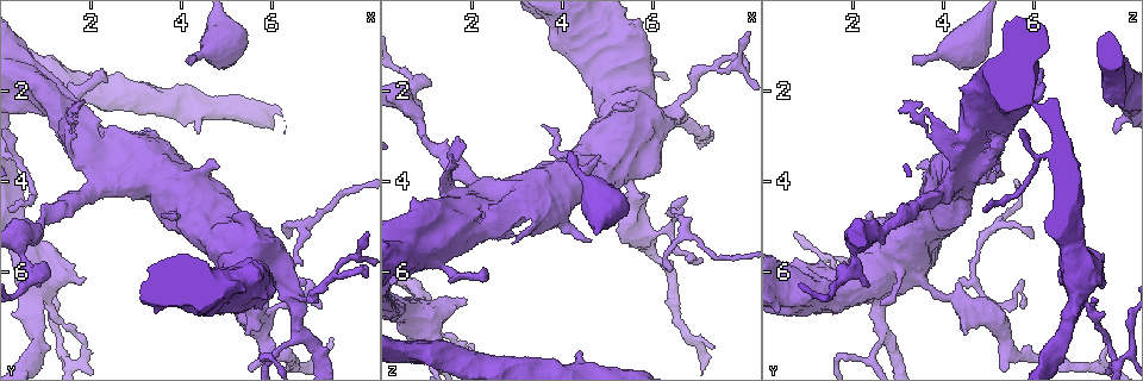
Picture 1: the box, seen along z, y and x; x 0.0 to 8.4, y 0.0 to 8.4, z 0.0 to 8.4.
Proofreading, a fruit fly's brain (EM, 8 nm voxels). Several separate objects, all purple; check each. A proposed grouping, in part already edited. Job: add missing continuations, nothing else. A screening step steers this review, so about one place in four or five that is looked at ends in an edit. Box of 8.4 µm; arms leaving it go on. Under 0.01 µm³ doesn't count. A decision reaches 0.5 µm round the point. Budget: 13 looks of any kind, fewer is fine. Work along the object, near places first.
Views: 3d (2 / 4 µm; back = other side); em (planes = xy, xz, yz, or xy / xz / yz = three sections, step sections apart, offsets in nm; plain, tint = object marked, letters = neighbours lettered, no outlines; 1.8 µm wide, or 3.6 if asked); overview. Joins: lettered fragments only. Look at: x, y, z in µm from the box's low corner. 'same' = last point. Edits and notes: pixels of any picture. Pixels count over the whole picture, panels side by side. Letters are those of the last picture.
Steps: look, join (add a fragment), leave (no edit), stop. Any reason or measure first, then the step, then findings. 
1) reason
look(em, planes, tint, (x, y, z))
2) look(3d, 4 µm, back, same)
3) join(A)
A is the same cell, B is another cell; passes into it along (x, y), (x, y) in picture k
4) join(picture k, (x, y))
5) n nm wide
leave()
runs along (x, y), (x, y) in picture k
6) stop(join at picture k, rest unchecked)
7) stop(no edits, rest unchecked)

an open end
look(3d, 2 µm, (2.30, 1.60, 5.90))

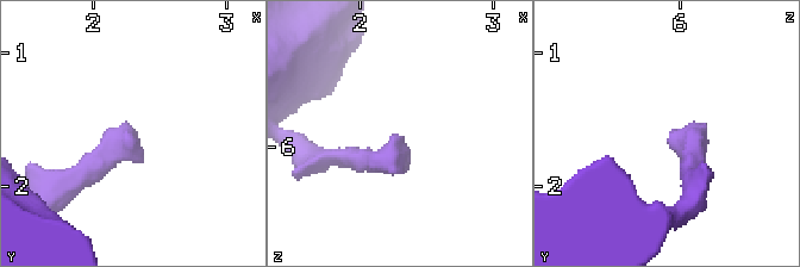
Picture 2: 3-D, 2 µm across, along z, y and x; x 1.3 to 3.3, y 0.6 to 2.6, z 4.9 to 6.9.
look(em, planes, letters, (2.34, 1.64, 5.92))

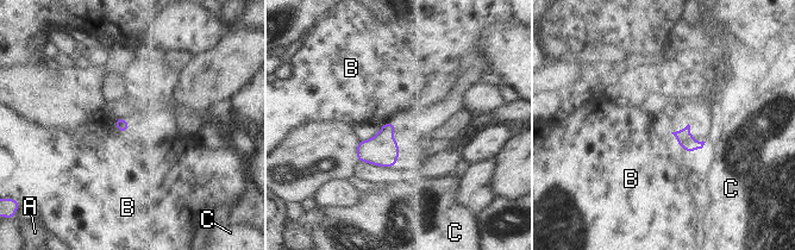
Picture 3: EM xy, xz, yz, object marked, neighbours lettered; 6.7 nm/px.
B touches over 180 nm
leave()
A, B and C are other cells; none of them fits

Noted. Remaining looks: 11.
free end
look(em, xy, step 16, tint, (4.15, 1.25, 3.35))

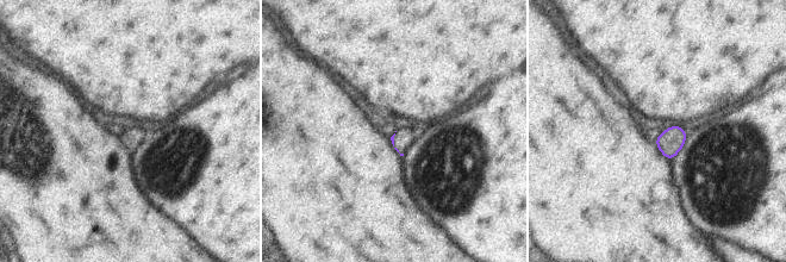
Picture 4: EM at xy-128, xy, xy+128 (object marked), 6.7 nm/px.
look(em, planes, letters, same)

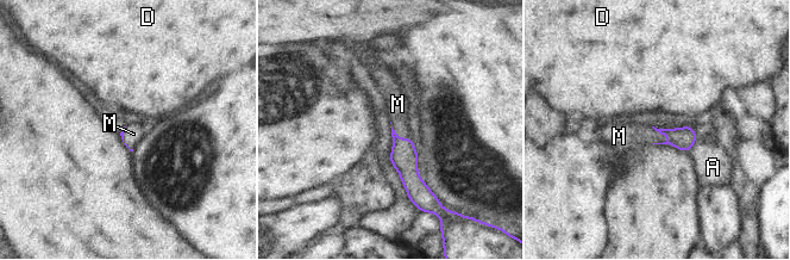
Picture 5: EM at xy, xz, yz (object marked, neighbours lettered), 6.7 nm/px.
M touches over 160 nm
join(M)
M is the same cell, A and D are other cells; passes into it along (683, 138), (662, 134), (625, 135) in picture 5; it goes on there

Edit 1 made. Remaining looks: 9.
branch stops here
look(em, planes, letters, (4.30, 2.95, 7.75))

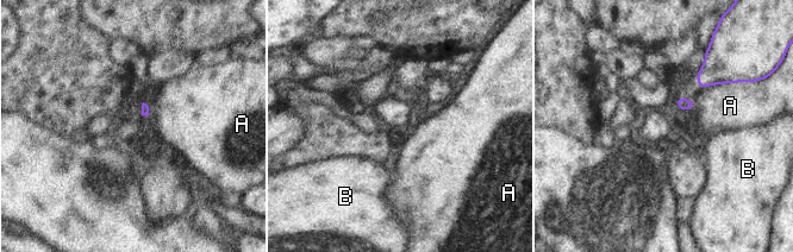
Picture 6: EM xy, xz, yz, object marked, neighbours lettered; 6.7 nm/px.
leave()
A and B are other cells; border along (738, 81), (709, 84), (700, 88) in picture 6; no lettered fragment goes on from it

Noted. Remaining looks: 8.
look(3d, 4 µm, (7.30, 7.45, 7.65))

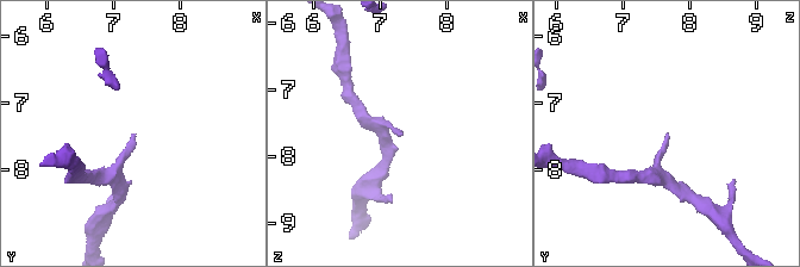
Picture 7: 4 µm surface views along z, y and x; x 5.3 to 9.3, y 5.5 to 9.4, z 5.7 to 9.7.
now the EM
look(em, xy, step 8, letters, (7.35, 7.50, 7.65))

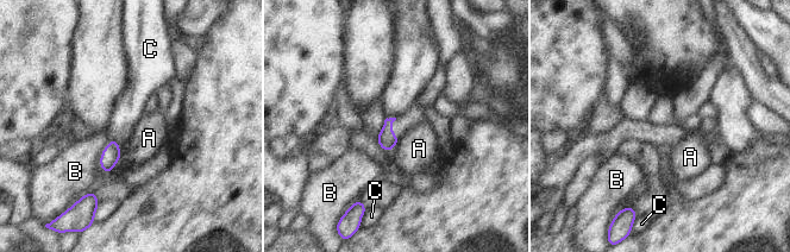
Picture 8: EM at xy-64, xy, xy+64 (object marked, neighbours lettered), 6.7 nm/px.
120 nm wide
leave()
A, B and C are other cells; border along (110, 139), (118, 143), (120, 157) in picture 8; no lettered fragment goes on from it

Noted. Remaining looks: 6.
sharp bend
look(em, 3.6 µm, planes, letters, (0.80, 1.95, 4.65))

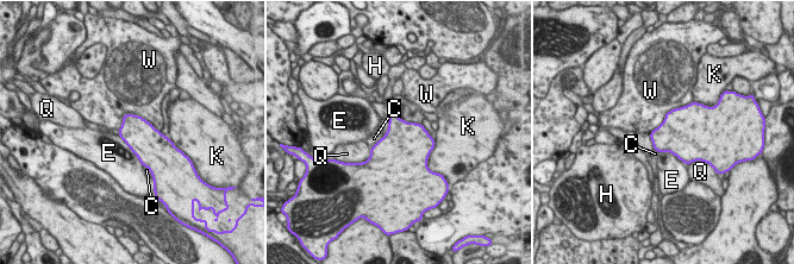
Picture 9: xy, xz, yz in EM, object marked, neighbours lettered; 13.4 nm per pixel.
leave()
C, E, H, K, Q and W are other cells; border along (118, 129), (137, 114), (160, 132) in picture 9; no lettered fragment goes on from it

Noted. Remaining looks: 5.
stop(join at picture 5, rest unchecked)

